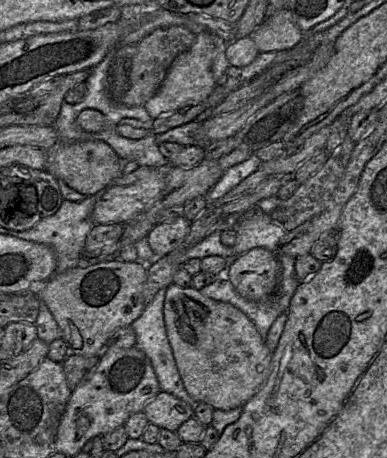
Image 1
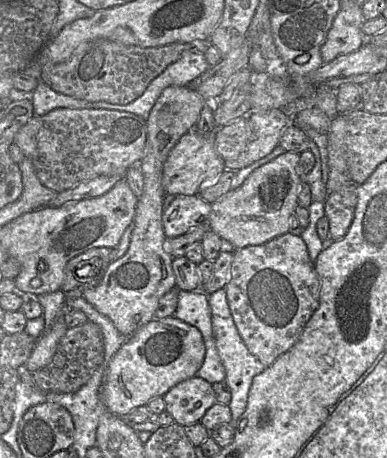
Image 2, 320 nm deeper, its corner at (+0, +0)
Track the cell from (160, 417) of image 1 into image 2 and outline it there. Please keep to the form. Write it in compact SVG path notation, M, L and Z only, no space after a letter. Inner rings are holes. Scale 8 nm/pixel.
M198 376L178 383L163 398L165 411L183 426L199 423L206 411L217 403L213 385Z

